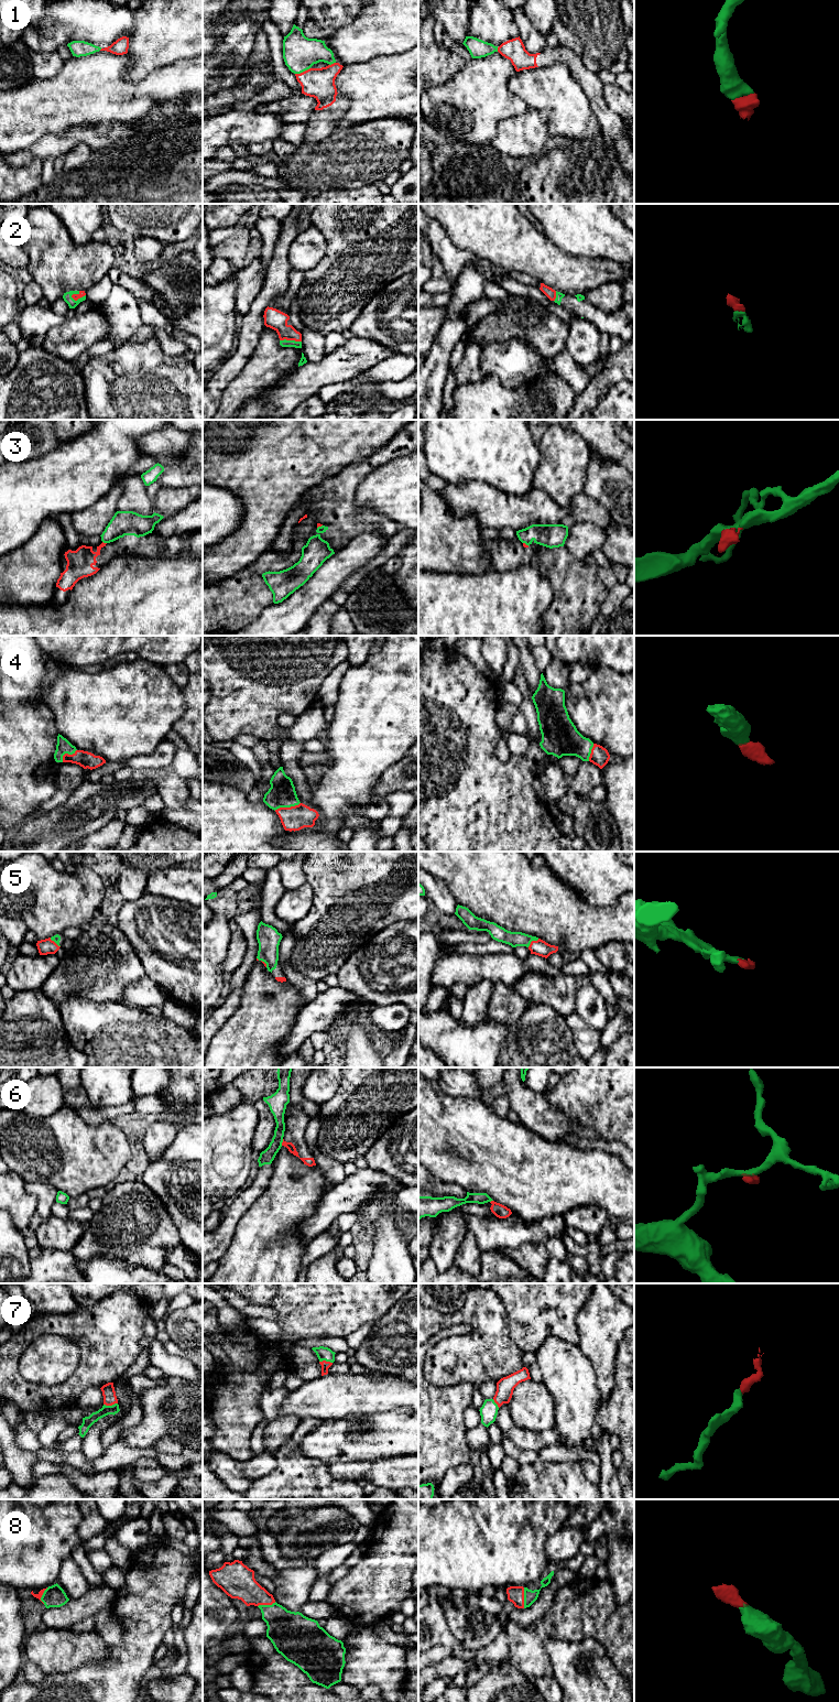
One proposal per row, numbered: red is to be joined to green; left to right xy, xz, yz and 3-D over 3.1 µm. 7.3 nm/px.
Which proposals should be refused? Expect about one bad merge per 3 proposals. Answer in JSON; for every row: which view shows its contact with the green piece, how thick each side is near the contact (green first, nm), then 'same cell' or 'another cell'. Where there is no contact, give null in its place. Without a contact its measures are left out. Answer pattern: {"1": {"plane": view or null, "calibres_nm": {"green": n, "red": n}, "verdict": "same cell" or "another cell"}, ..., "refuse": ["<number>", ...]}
{"1": {"plane": "xz", "calibres_nm": {"green": 260, "red": 220}, "verdict": "same cell"}, "2": {"plane": "xy", "calibres_nm": {"green": 70, "red": 50}, "verdict": "same cell"}, "3": {"plane": "xy", "calibres_nm": {"green": 180, "red": 190}, "verdict": "another cell"}, "4": {"plane": "xz", "calibres_nm": {"green": 200, "red": 180}, "verdict": "same cell"}, "5": {"plane": "yz", "calibres_nm": {"green": 110, "red": 120}, "verdict": "same cell"}, "6": {"plane": "xz", "calibres_nm": {"green": 110, "red": 60}, "verdict": "another cell"}, "7": {"plane": "xy", "calibres_nm": {"green": 80, "red": 100}, "verdict": "same cell"}, "8": {"plane": "yz", "calibres_nm": {"green": 100, "red": 130}, "verdict": "same cell"}, "refuse": ["3", "6"]}

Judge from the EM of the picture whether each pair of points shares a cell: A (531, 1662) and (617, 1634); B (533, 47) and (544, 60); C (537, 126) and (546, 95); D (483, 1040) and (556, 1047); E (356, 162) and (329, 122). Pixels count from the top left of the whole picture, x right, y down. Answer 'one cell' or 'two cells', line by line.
A: one cell
B: two cells
C: two cells
D: one cell
E: two cells

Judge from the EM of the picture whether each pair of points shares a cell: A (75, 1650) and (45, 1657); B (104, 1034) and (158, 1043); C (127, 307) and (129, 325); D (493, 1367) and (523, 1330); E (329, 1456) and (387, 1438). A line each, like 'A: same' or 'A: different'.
A: same
B: same
C: same
D: different
E: same

